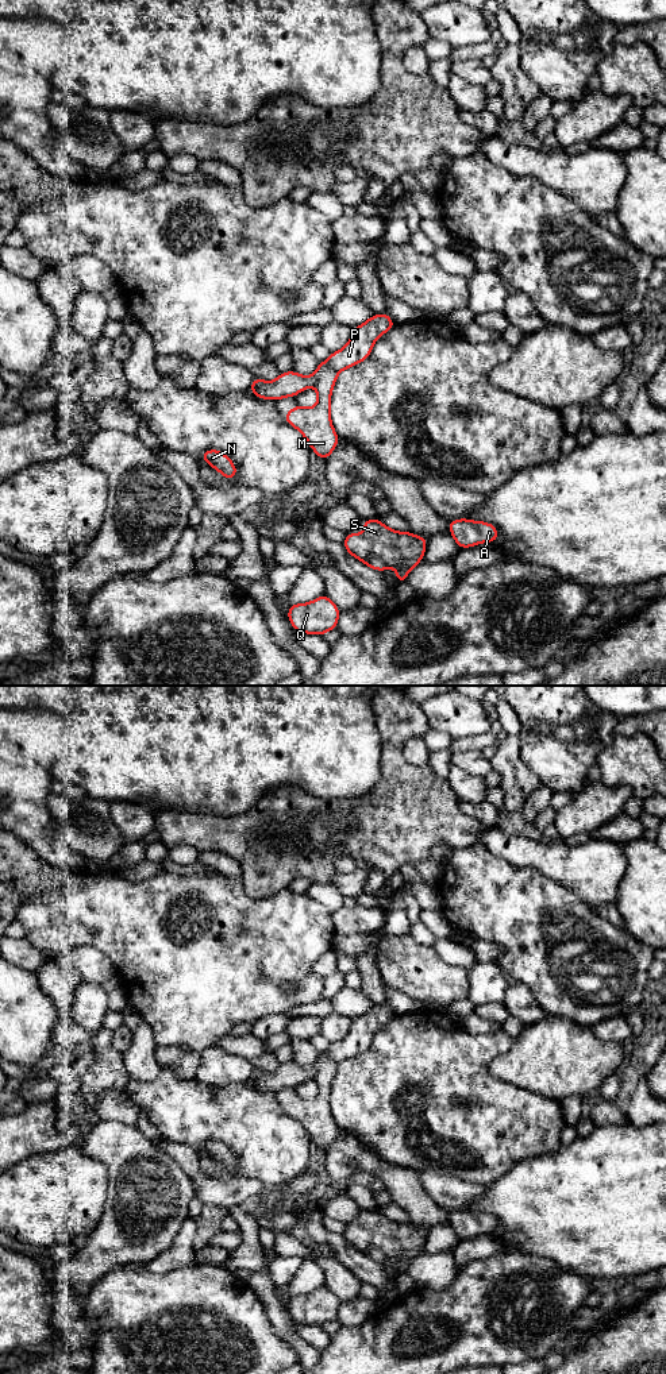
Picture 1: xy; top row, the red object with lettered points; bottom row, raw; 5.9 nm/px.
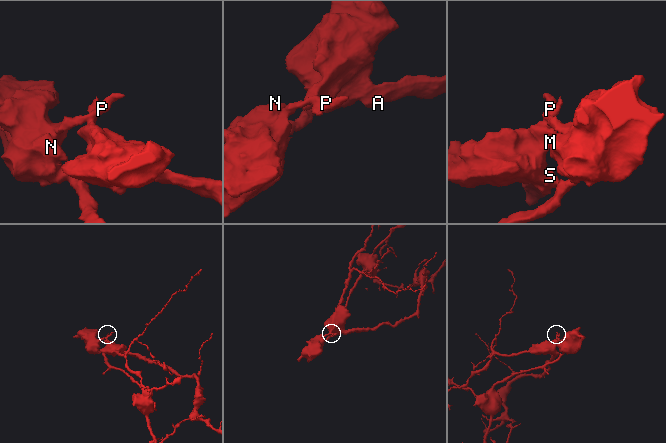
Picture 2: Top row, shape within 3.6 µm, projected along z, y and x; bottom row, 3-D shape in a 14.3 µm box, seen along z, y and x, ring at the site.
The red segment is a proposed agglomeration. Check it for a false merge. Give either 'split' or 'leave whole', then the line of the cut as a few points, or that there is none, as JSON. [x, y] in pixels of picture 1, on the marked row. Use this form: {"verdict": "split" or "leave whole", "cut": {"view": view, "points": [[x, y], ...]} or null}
{"verdict": "split", "cut": {"view": "xy", "points": [[316, 369], [316, 383], [314, 386]]}}

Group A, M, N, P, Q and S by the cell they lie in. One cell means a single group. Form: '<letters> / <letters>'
A M S / N P Q

